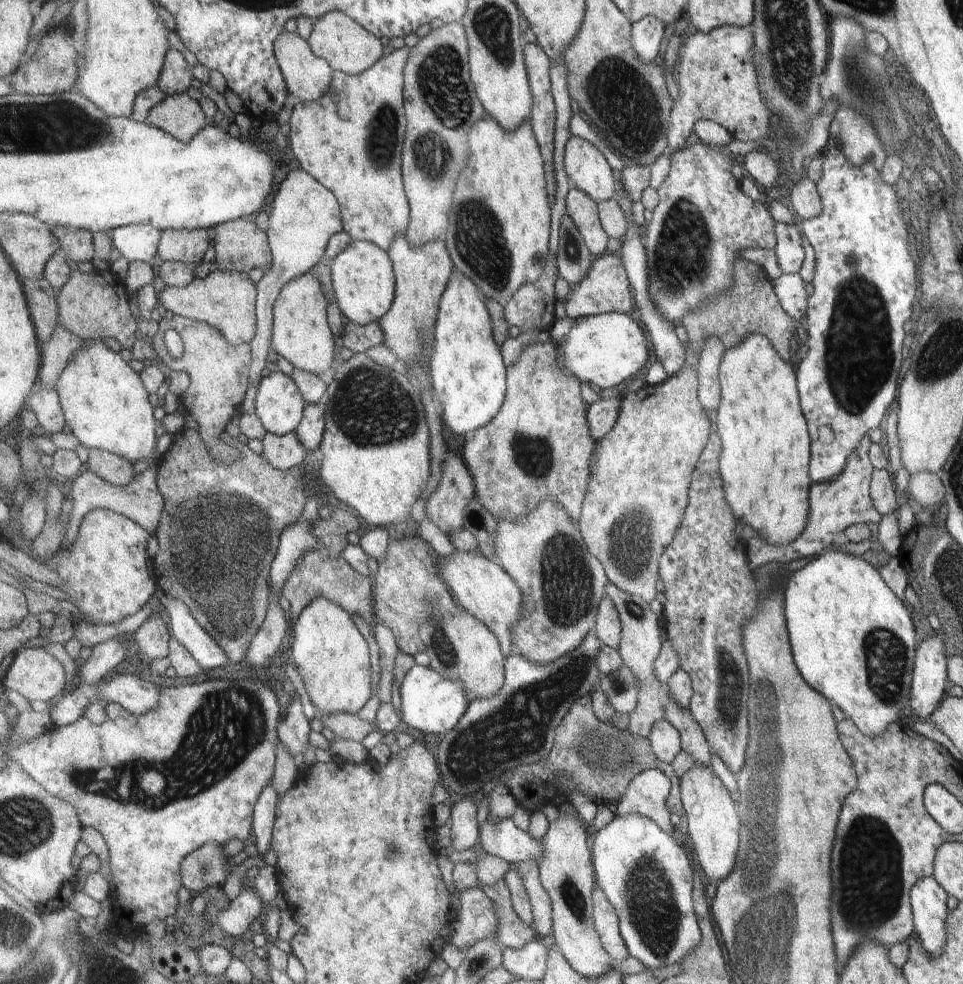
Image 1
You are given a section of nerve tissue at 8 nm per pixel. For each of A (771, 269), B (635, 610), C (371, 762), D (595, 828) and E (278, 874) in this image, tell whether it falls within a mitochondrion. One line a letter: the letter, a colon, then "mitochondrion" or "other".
A: other
B: mitochondrion
C: other
D: other
E: other

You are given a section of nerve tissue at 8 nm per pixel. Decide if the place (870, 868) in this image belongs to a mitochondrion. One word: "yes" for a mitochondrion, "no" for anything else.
yes

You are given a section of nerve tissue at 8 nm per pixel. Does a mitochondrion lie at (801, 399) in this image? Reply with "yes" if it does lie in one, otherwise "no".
no

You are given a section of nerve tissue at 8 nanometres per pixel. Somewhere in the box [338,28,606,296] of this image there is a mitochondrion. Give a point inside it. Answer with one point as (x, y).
(439, 77)

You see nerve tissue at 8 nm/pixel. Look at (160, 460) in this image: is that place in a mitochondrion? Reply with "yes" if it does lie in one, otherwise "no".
no

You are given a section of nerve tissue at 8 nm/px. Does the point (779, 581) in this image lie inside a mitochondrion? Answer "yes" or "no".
no

